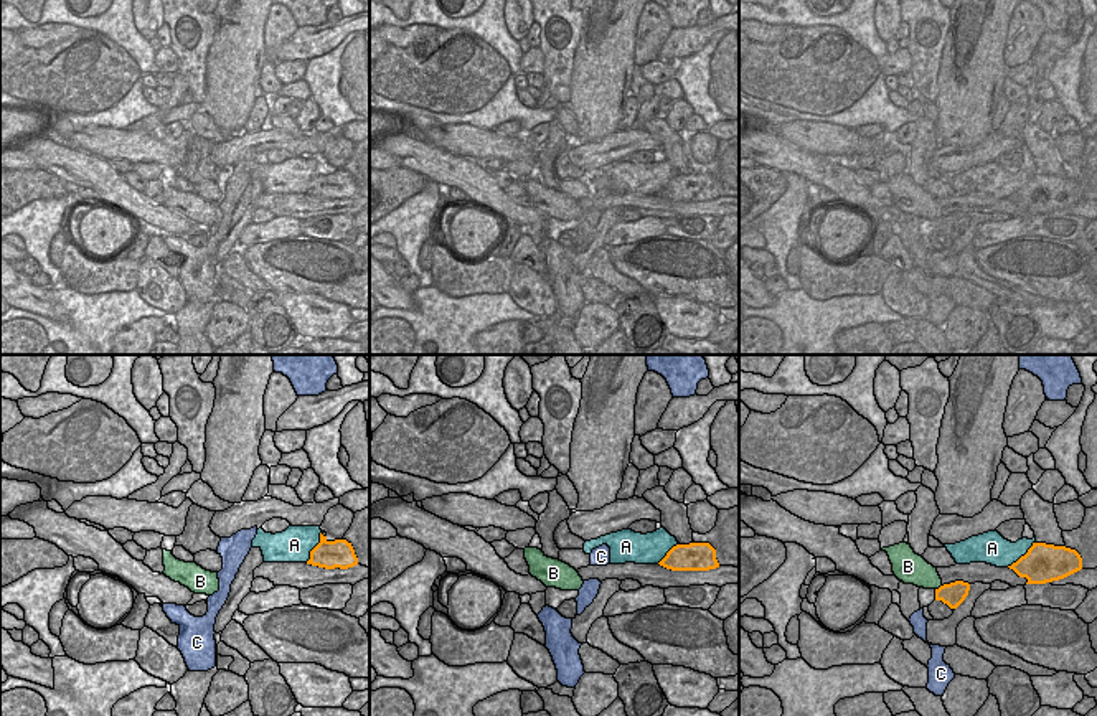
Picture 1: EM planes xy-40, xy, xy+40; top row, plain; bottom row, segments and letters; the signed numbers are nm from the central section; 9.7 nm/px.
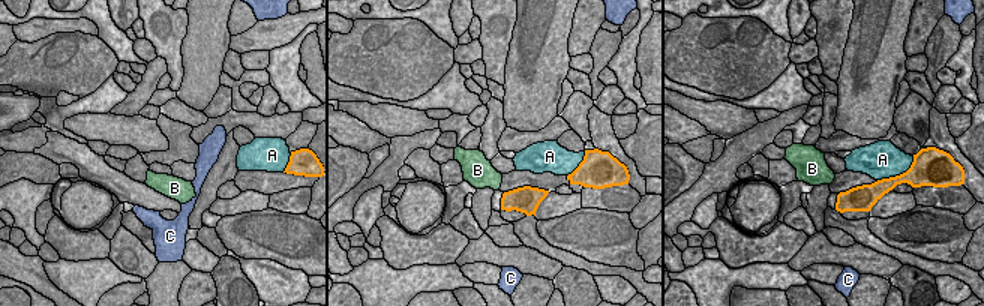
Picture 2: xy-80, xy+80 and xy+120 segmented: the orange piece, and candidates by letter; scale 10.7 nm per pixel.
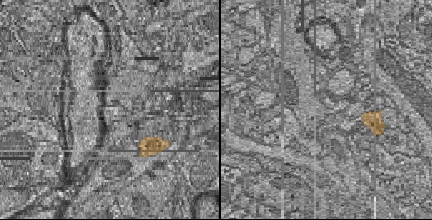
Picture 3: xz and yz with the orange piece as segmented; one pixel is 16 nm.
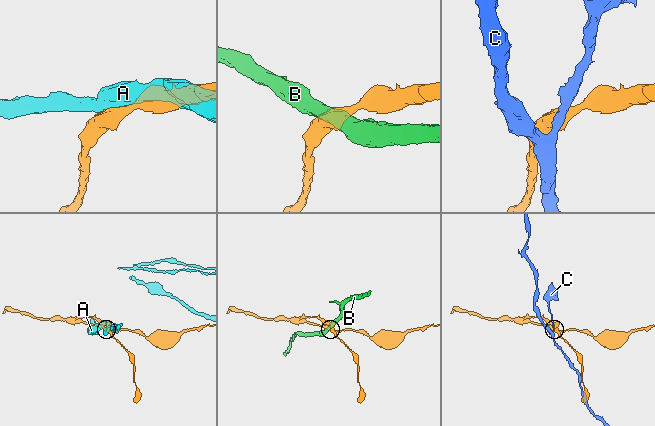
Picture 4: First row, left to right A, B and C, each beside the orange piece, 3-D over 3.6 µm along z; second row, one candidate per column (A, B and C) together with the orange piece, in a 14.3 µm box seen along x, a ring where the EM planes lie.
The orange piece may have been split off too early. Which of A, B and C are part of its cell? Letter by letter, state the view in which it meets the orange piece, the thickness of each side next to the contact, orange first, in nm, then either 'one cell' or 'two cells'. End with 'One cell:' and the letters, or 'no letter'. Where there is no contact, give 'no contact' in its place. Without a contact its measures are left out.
A: xy+40 | 380/280 nm | two cells
B: xy+40 | 240/260 nm | two cells
C: no contact | two cells
One cell: no letter

